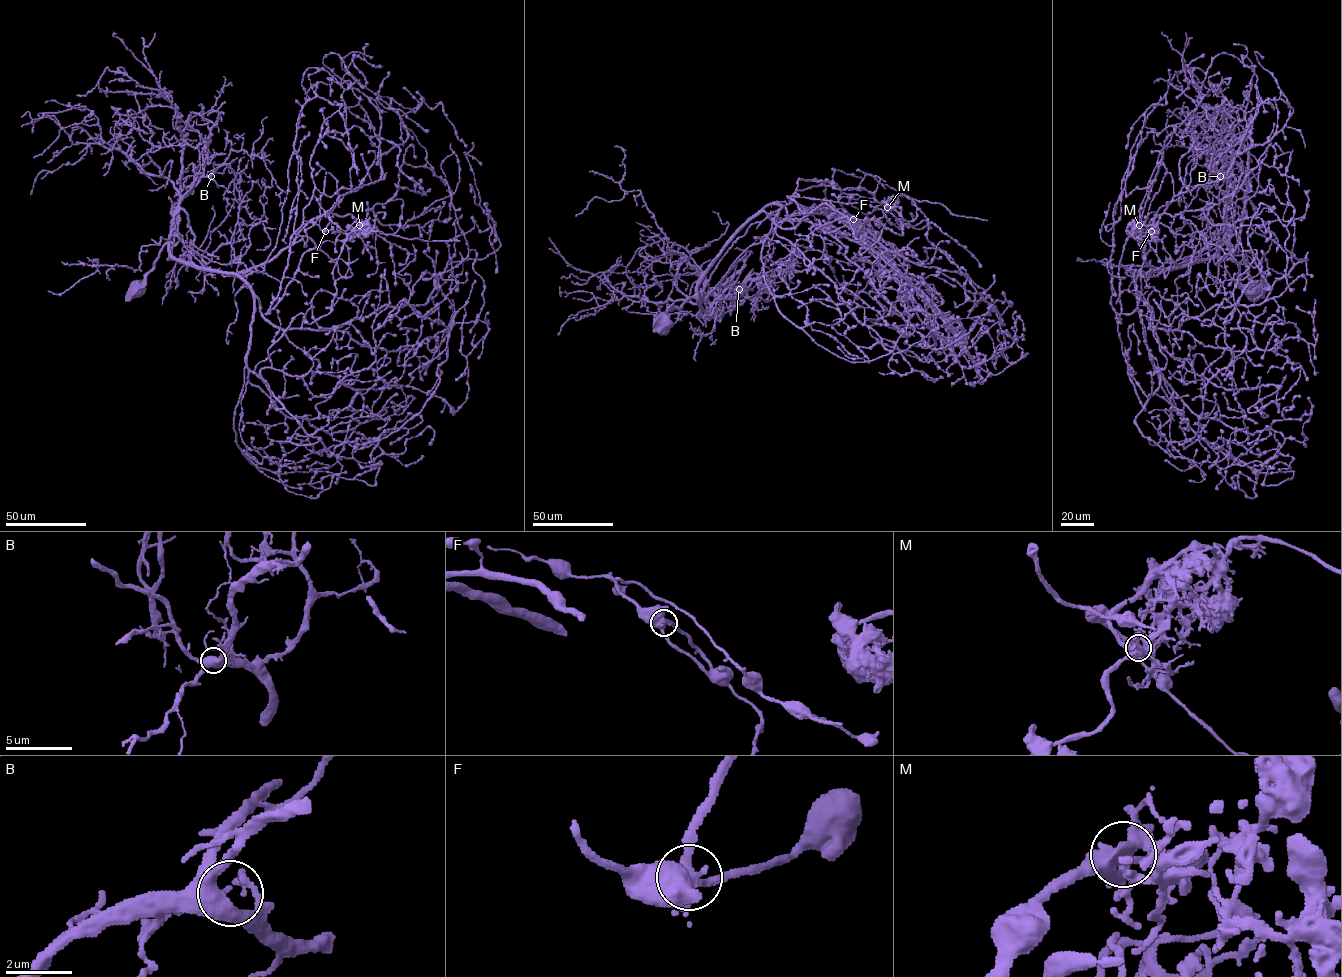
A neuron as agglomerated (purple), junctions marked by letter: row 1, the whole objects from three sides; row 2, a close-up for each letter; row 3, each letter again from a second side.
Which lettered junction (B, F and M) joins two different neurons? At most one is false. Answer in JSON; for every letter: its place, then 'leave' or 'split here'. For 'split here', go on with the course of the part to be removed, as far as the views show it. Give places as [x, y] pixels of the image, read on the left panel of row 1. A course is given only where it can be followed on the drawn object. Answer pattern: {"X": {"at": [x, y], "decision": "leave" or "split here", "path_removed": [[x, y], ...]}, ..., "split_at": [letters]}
{"B": {"at": [211, 176], "decision": "leave"}, "F": {"at": [325, 231], "decision": "leave"}, "M": {"at": [359, 225], "decision": "split here", "path_removed": [[359, 225], [363, 233], [380, 231], [408, 239], [460, 241]]}, "split_at": ["M"]}

